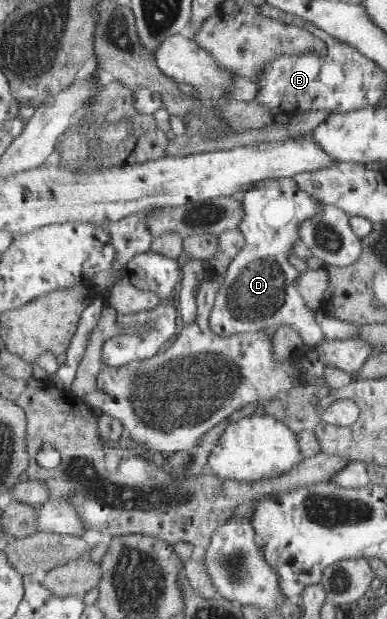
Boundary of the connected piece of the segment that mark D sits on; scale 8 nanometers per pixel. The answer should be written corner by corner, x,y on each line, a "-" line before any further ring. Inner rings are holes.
282,177
254,182
243,200
246,217
239,229
245,234
245,247
234,257
230,268
225,272
225,283
221,286
210,315
210,327
217,335
231,337
242,333
254,334
255,331
268,330
275,333
281,326
291,326
301,335
304,345
316,346
326,338
315,312
308,309
297,289
299,271
289,263
289,253
301,240
302,223
314,218
322,210
323,203
303,191
295,178

